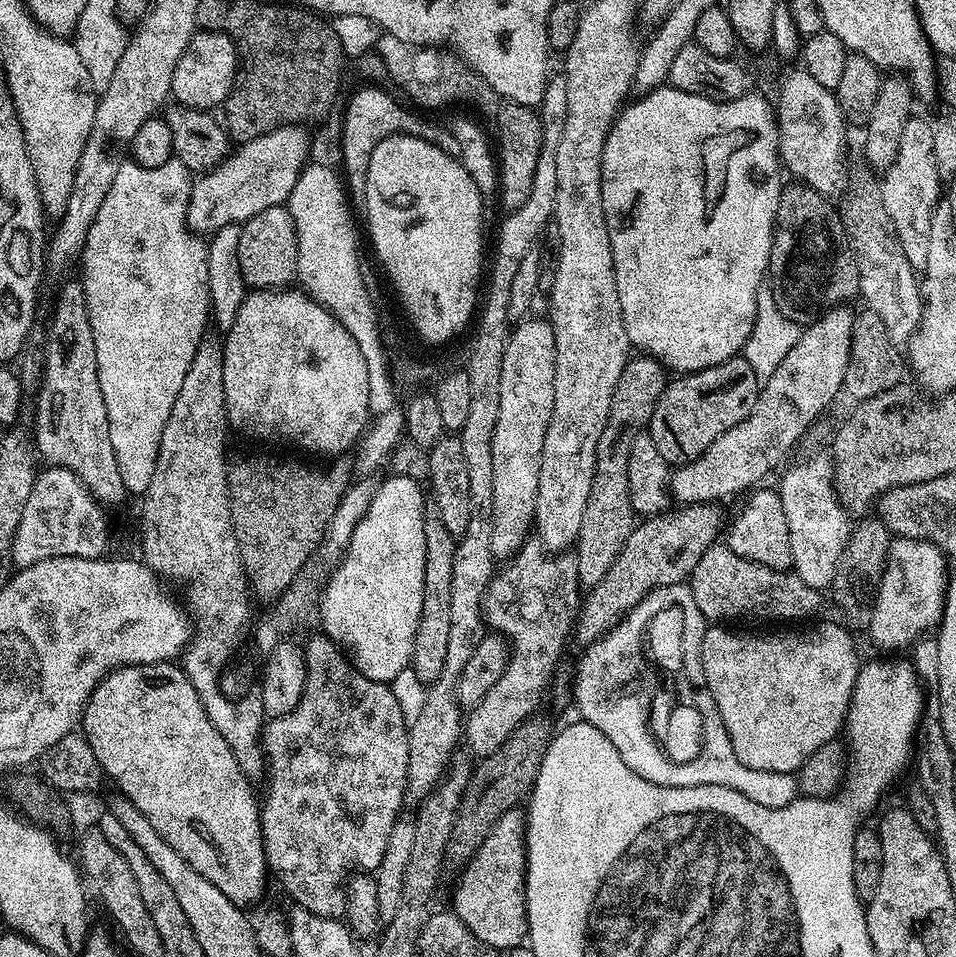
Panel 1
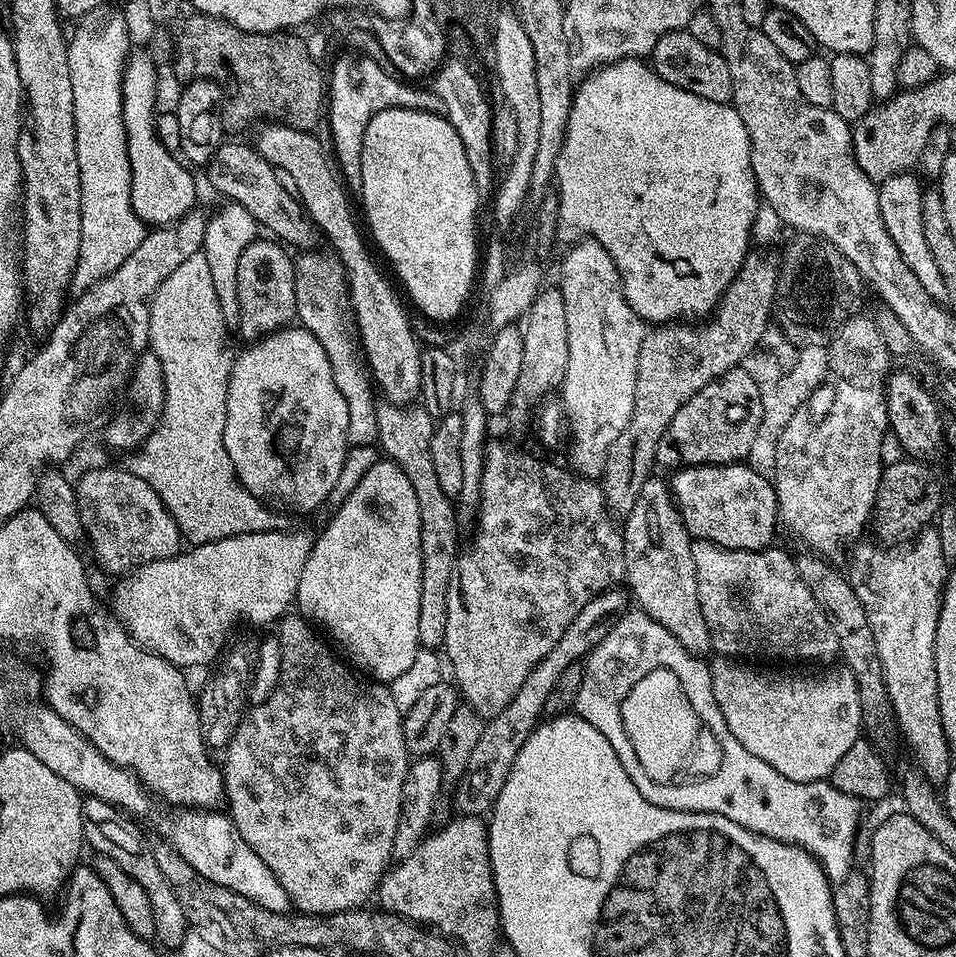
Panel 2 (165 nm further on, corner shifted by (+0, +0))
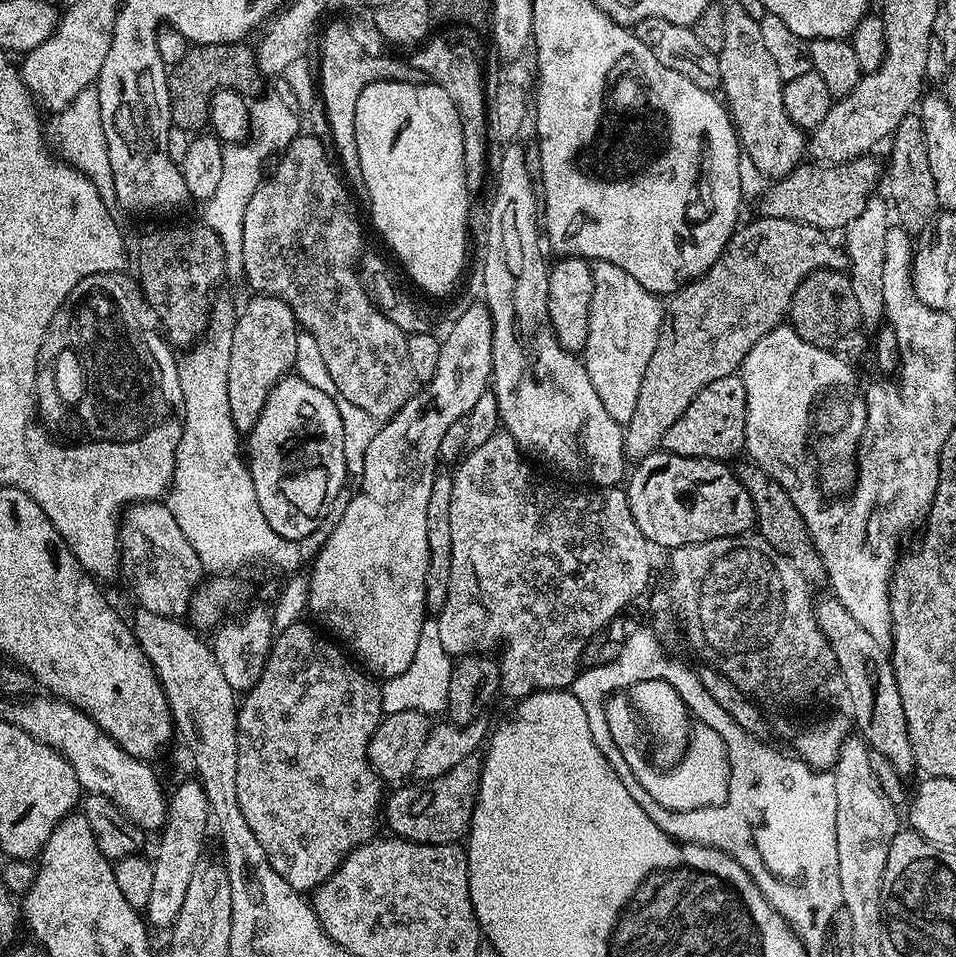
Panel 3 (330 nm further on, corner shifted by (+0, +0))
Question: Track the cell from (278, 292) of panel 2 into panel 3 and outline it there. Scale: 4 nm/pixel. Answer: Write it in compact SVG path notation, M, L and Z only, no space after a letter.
M259 294L239 309L234 339L230 341L230 370L226 378L226 395L230 398L230 418L237 433L251 432L270 390L295 369L298 354L298 325L286 302Z

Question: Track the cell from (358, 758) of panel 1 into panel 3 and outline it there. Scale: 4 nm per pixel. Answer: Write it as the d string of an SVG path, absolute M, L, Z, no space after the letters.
M304 623L291 624L275 633L268 661L262 670L262 678L258 678L256 685L239 701L236 713L236 737L238 738L238 806L242 806L242 818L246 818L246 826L254 830L254 838L262 842L262 850L266 850L266 858L270 858L270 866L274 866L274 870L278 870L278 874L282 874L282 878L286 878L286 882L290 882L294 890L308 894L319 884L326 882L330 874L340 869L341 862L359 844L366 844L373 839L375 832L372 831L376 828L376 820L378 824L381 819L382 801L385 799L386 792L385 789L380 789L382 787L380 775L368 761L368 743L382 719L380 684L367 671L357 667L331 639L323 640L310 625Z

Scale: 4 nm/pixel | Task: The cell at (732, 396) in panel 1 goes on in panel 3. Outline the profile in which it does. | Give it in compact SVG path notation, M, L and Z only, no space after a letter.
M739 375L718 378L718 382L710 382L686 406L682 418L666 430L662 448L665 452L673 452L679 456L689 456L690 458L706 458L707 460L723 460L732 462L737 459L736 455L744 452L744 435L746 434L746 386L742 386Z

